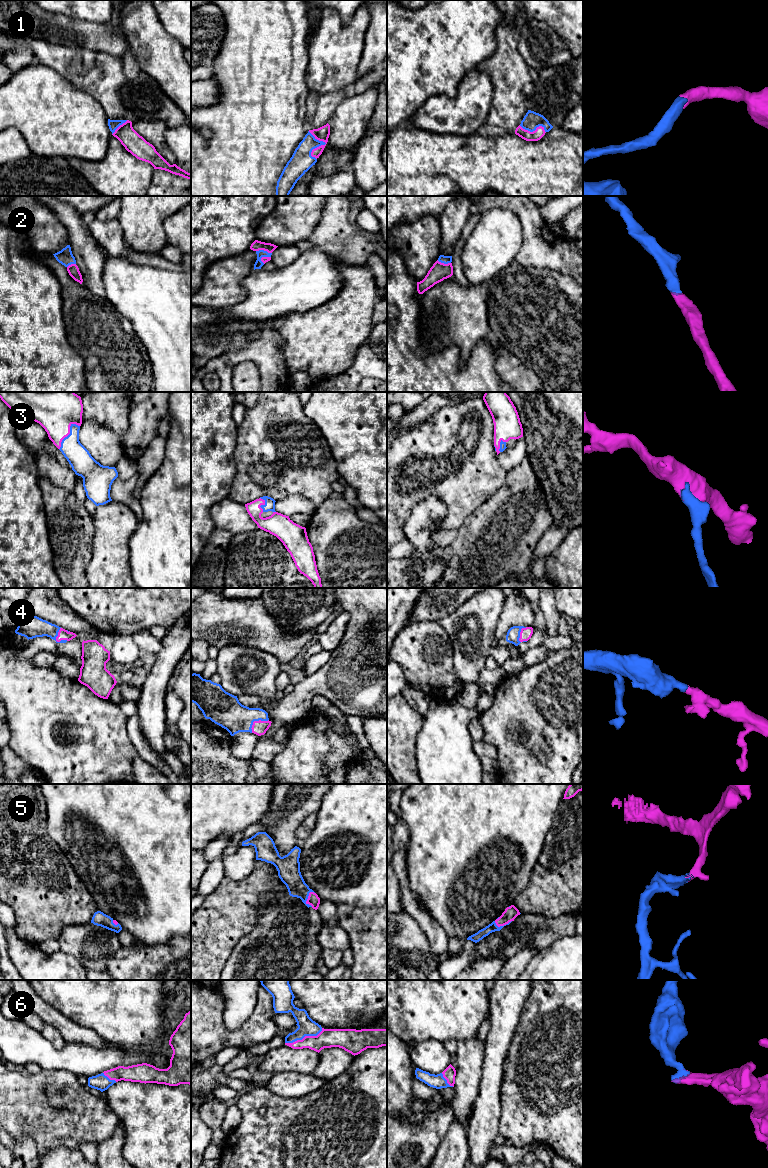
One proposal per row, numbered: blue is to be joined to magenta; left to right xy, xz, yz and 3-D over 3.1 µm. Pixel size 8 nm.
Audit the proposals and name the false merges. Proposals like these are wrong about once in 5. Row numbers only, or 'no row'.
no row

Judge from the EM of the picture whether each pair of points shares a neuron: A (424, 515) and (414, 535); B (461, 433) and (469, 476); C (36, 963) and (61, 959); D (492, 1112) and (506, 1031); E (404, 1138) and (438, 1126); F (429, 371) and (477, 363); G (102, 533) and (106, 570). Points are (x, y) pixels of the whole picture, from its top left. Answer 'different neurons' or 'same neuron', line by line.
A: same neuron
B: same neuron
C: same neuron
D: same neuron
E: same neuron
F: same neuron
G: same neuron

